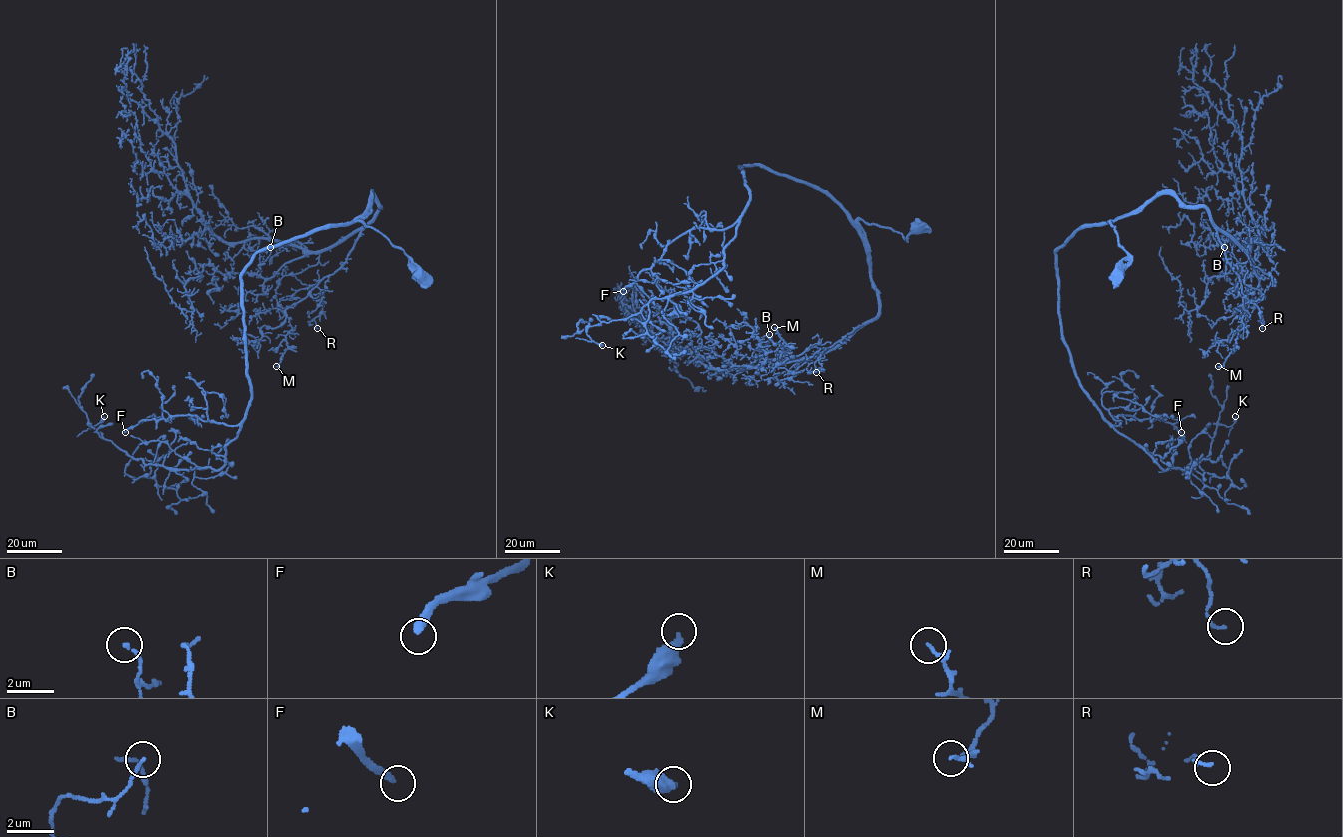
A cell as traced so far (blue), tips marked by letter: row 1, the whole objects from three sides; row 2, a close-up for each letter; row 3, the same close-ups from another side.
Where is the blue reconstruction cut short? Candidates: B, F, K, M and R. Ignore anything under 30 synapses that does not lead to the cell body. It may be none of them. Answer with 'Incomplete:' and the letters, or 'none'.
Incomplete: F, M

